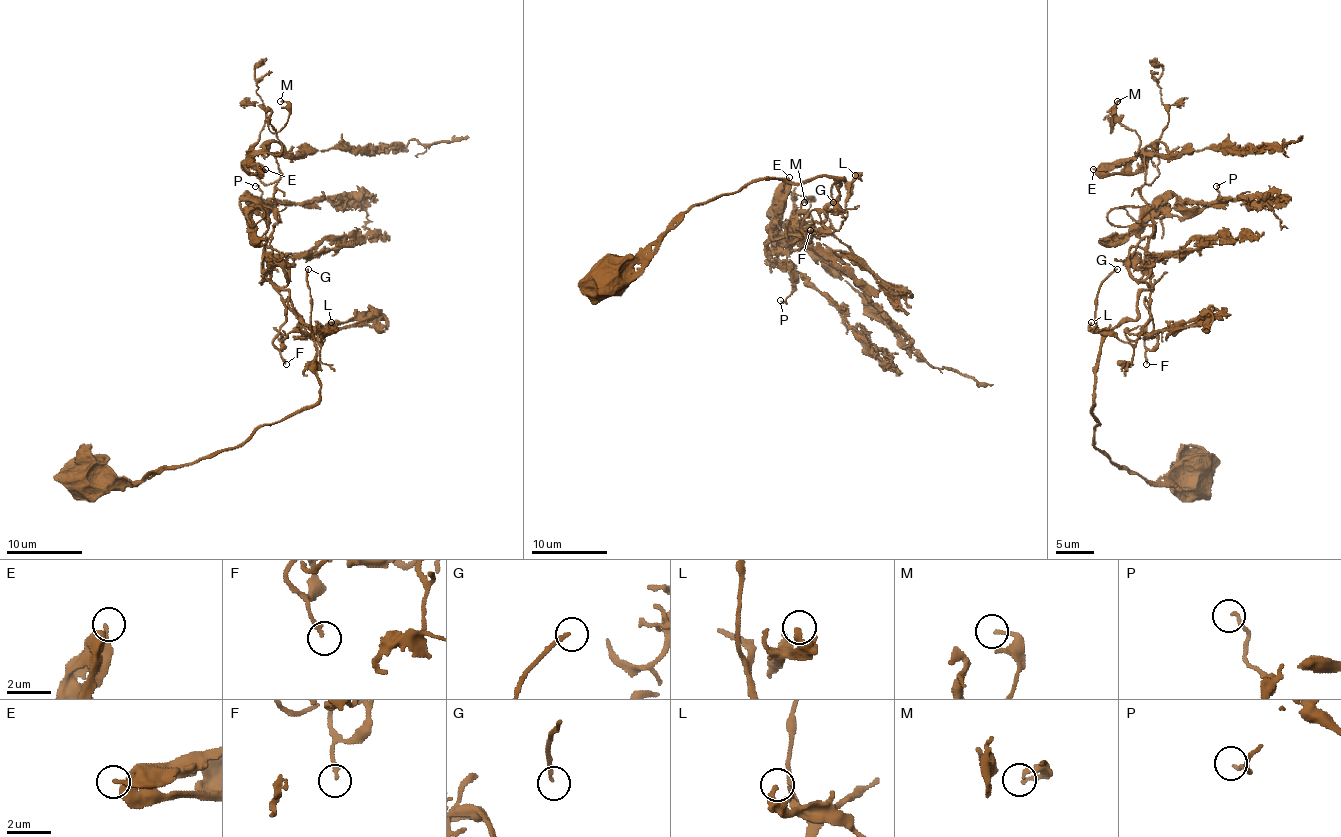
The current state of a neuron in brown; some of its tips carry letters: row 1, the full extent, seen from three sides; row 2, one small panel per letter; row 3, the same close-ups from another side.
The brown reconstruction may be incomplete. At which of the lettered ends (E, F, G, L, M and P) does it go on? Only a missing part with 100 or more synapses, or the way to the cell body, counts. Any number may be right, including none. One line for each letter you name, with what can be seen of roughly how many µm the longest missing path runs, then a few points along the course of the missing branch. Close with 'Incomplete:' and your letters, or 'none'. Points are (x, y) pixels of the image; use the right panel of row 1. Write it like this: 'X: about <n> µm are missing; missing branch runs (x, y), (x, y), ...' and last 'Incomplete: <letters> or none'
G: about 60 µm are missing
Incomplete: G

